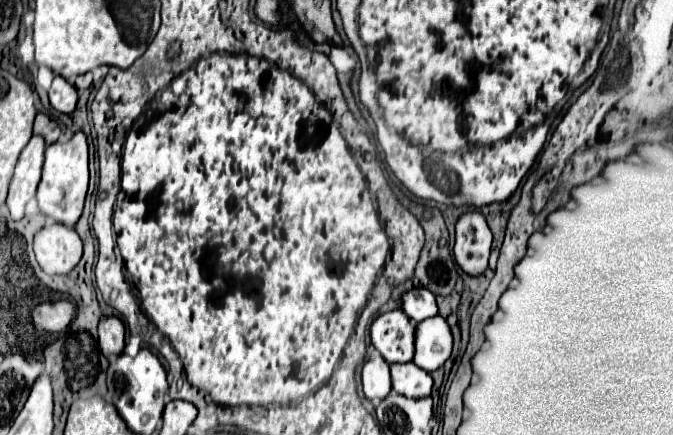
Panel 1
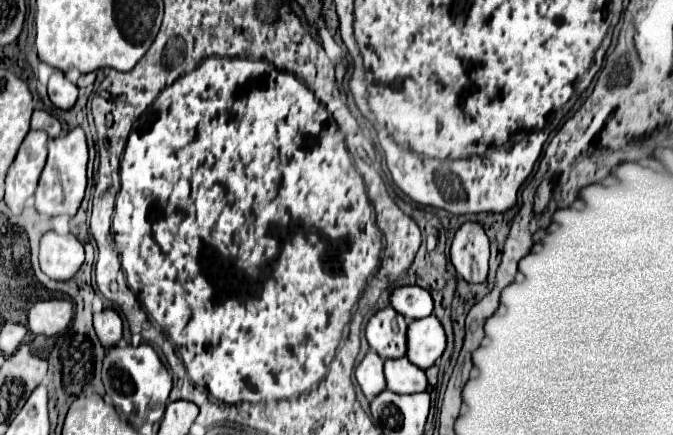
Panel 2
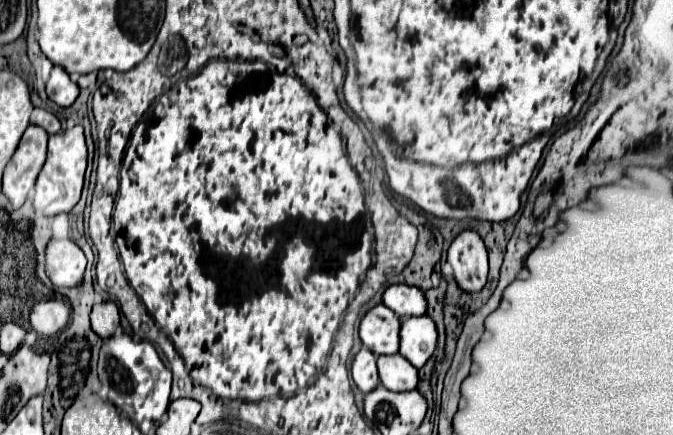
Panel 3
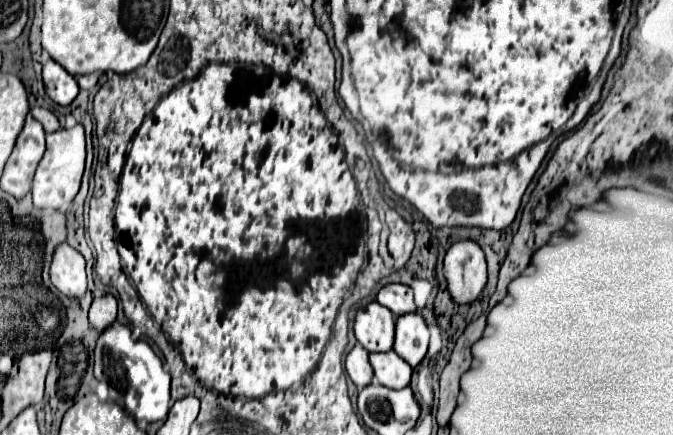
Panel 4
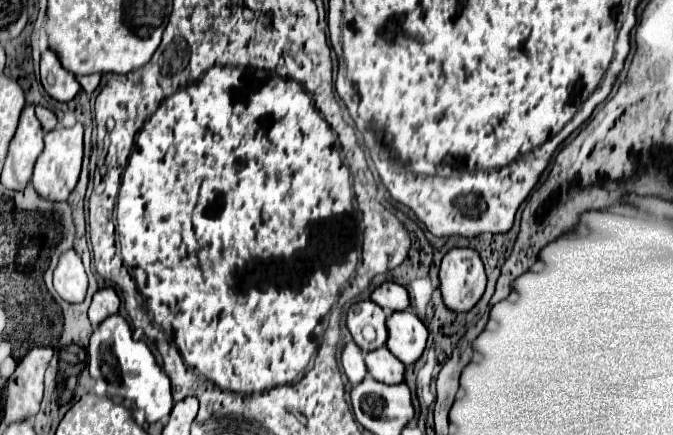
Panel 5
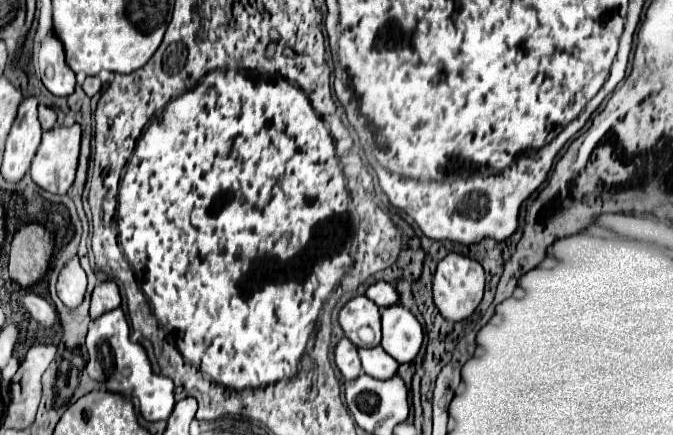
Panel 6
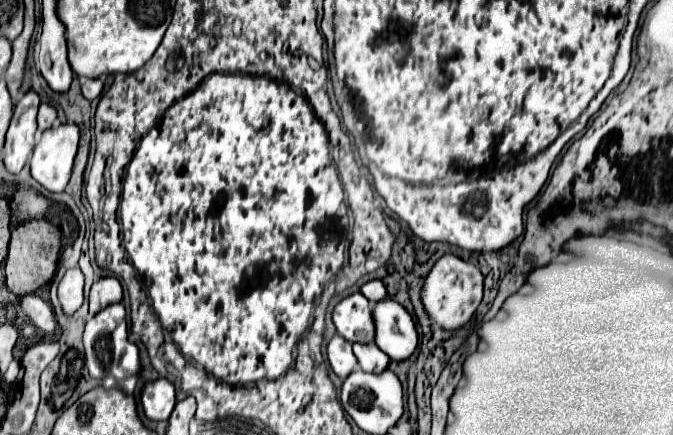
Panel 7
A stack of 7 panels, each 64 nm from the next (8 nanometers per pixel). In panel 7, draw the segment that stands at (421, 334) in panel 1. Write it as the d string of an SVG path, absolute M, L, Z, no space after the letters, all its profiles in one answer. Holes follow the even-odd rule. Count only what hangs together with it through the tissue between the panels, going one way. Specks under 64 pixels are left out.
M388 298L388 300L380 300L372 304L372 318L374 318L374 328L376 328L374 344L396 362L410 358L418 346L418 332L416 332L416 324L412 322L412 316L396 300Z

